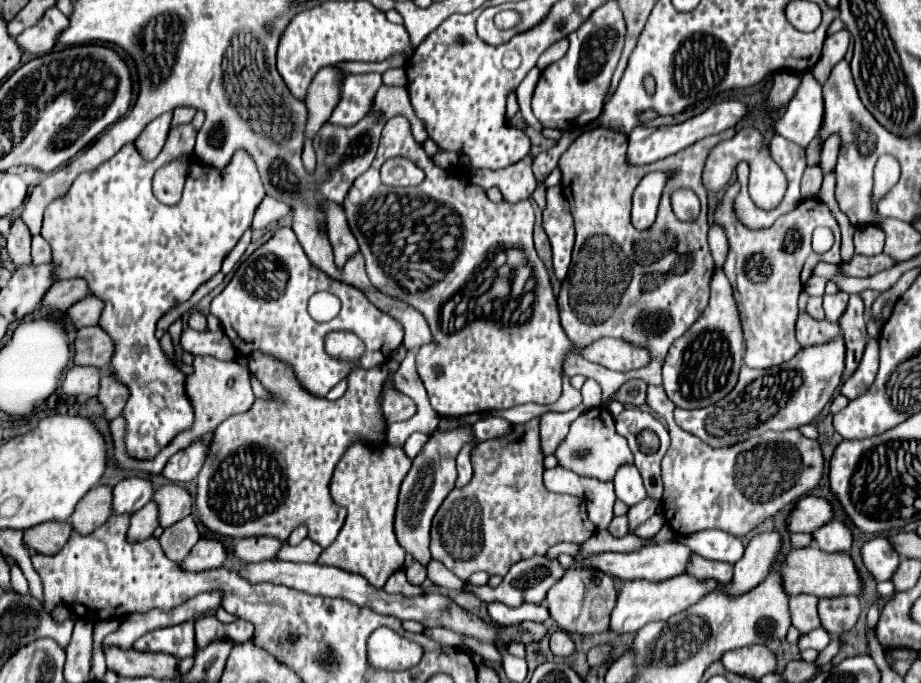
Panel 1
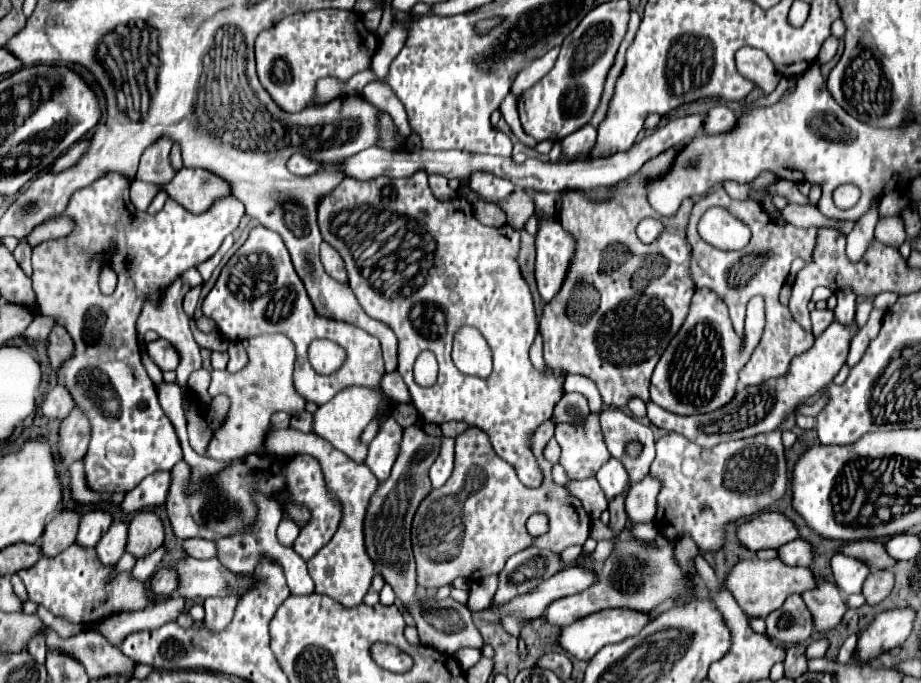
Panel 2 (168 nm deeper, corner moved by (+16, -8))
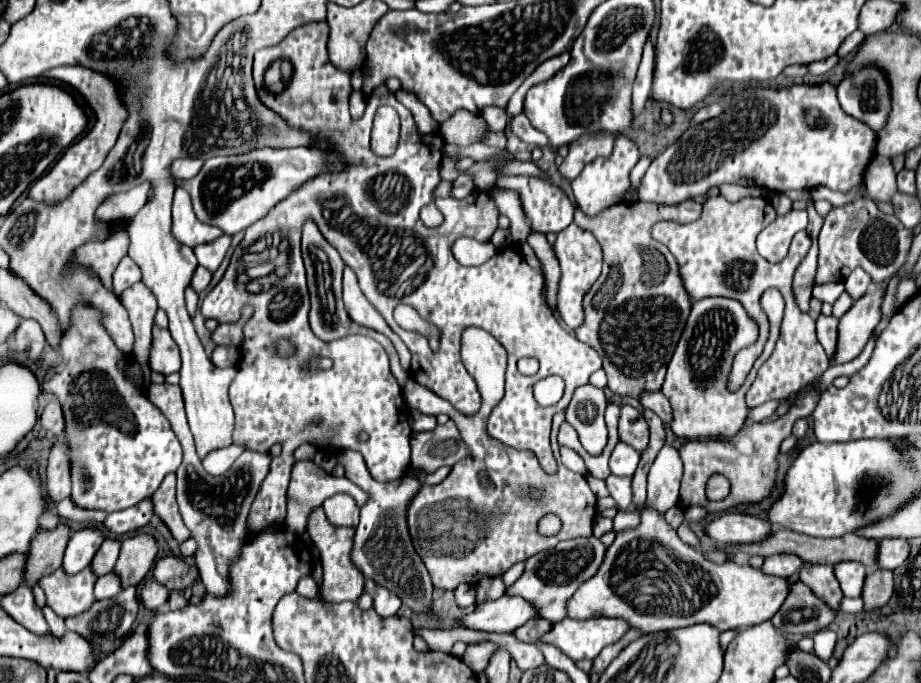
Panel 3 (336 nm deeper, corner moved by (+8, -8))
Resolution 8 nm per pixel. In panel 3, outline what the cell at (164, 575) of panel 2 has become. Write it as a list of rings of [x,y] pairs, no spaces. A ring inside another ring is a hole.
[[[148,579],[140,591],[140,603],[146,607],[146,609],[162,609],[168,601],[168,589],[166,587],[160,587],[160,583],[156,583],[154,579]]]

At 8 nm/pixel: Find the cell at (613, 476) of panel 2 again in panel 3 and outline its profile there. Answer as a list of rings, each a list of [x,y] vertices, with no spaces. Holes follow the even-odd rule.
[[[620,441],[612,451],[610,469],[614,475],[634,475],[638,461],[640,461],[640,453],[634,447]]]

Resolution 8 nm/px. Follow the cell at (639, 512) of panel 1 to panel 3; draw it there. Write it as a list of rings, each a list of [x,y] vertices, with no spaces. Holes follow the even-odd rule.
[[[664,445],[648,473],[646,505],[656,509],[658,513],[664,513],[670,507],[674,507],[678,501],[682,473],[684,473],[684,465],[678,449],[672,445]]]

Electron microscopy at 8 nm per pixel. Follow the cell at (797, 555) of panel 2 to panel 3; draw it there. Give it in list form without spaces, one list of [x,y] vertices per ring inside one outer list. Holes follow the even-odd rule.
[[[774,555],[774,557],[766,557],[764,565],[762,565],[762,573],[766,575],[776,575],[776,577],[794,577],[796,571],[802,567],[804,563],[800,563],[800,559],[796,559],[794,555]]]

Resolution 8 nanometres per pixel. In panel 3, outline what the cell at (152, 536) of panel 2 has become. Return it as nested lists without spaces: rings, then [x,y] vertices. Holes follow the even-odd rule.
[[[134,535],[122,541],[120,557],[114,567],[114,573],[120,577],[122,589],[138,585],[144,579],[156,559],[156,551],[156,539],[150,535]]]

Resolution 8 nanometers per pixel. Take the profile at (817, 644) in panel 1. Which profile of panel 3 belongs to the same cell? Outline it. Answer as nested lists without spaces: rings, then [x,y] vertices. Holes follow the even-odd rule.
[[[822,629],[820,633],[814,635],[814,653],[816,653],[822,661],[828,661],[828,659],[832,657],[834,645],[836,645],[836,633],[834,633],[834,631]]]

